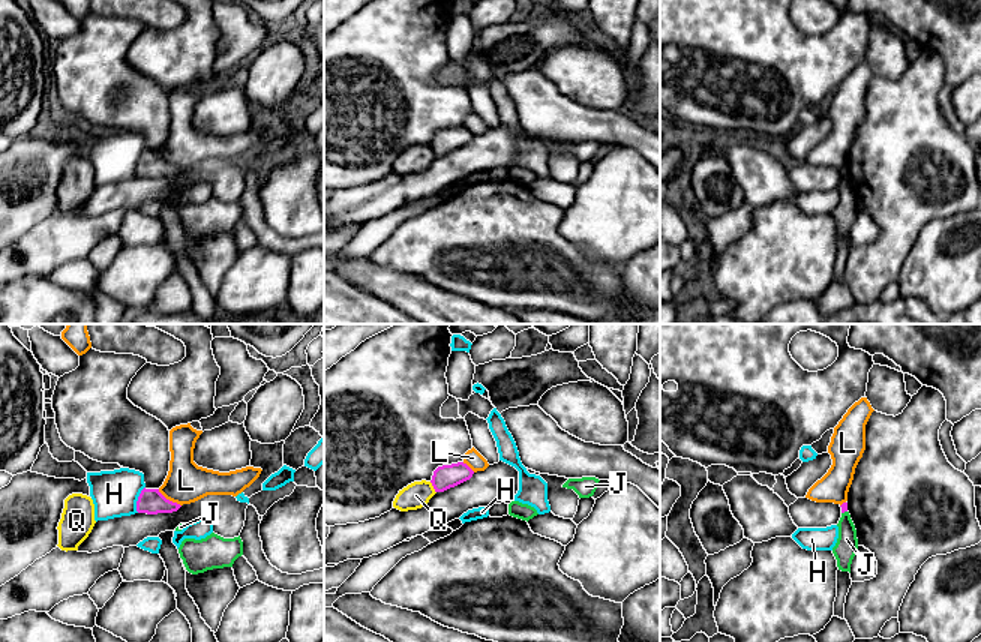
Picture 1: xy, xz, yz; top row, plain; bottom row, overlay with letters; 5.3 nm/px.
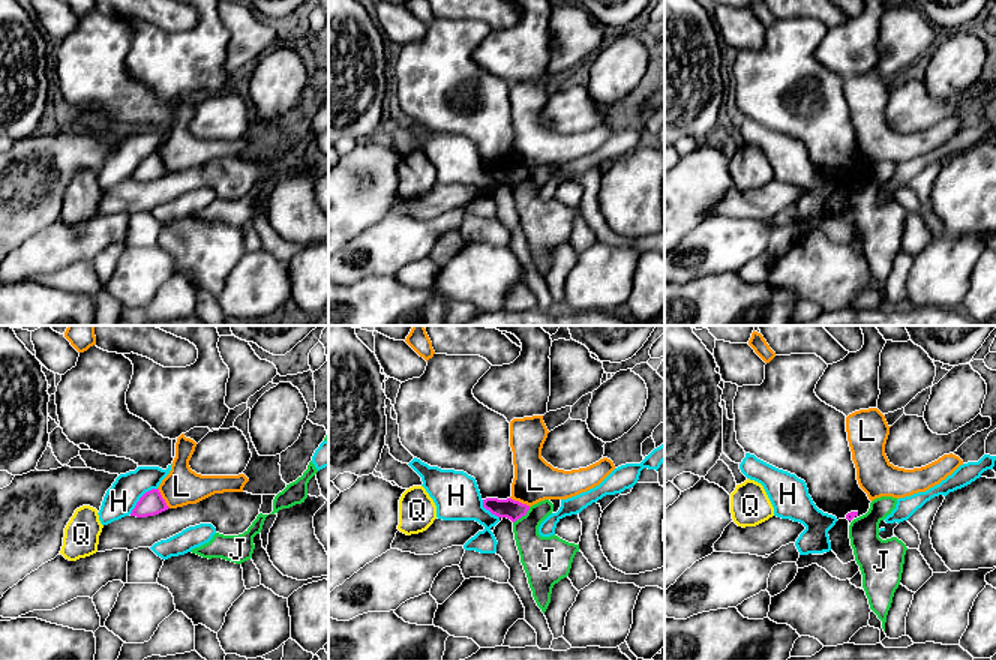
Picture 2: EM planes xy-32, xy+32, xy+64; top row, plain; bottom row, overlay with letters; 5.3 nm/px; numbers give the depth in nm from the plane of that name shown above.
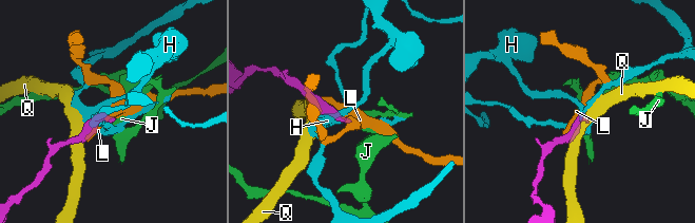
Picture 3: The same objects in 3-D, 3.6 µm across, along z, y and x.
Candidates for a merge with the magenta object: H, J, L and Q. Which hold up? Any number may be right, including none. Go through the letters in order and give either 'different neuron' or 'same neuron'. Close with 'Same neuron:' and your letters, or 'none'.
H: different neuron
J: different neuron
L: different neuron
Q: different neuron
Same neuron: none

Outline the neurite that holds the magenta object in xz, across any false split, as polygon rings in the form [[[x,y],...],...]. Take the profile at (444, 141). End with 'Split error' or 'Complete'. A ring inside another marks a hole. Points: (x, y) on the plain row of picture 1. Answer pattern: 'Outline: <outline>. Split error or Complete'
Outline: [[[464,126],[442,129],[434,135],[432,150],[435,156],[444,156],[472,141],[474,135]]]. Complete

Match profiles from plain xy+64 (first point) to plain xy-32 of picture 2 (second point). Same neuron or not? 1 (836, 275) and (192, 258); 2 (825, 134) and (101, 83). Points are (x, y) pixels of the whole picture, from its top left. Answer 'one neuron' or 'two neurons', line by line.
1: two neurons
2: one neuron

